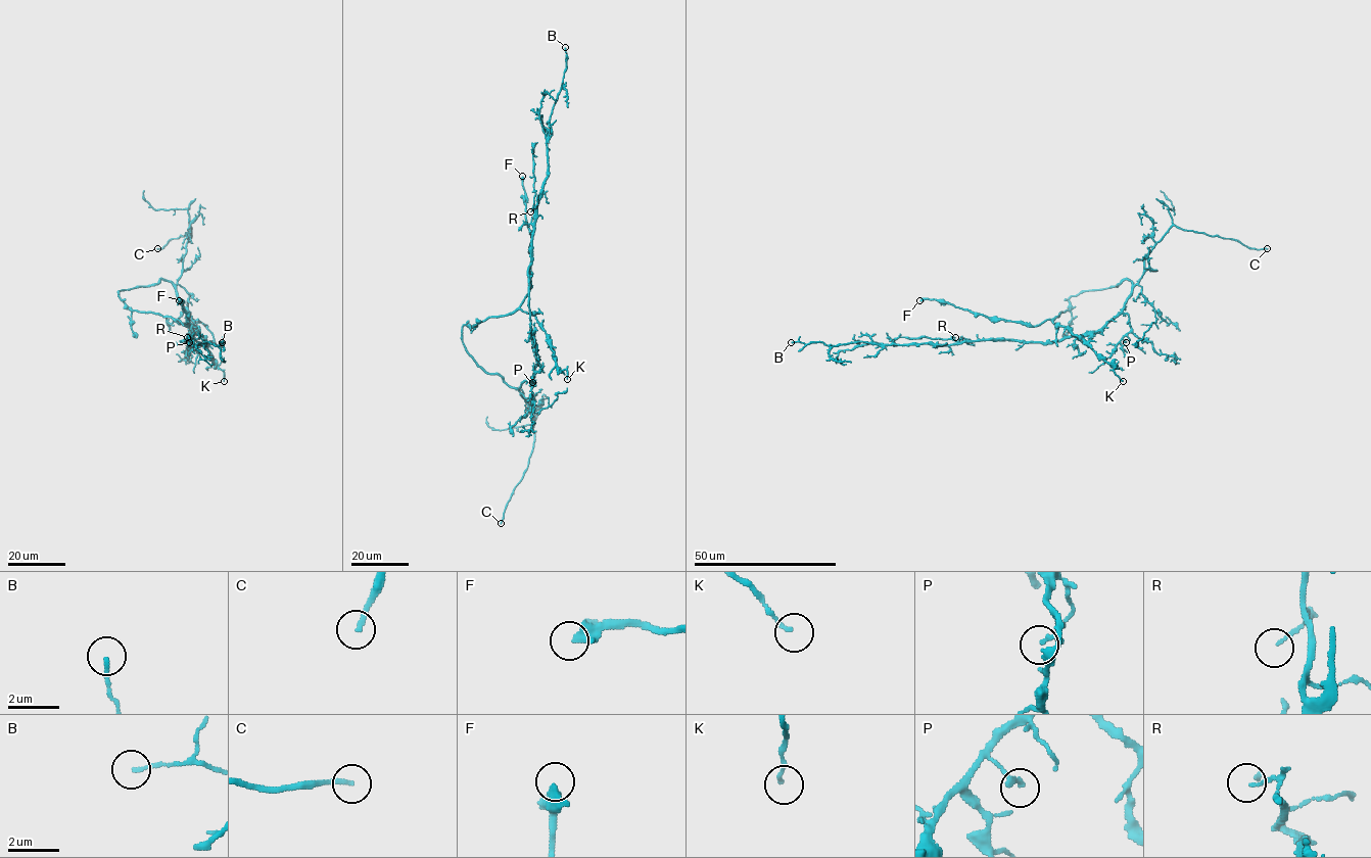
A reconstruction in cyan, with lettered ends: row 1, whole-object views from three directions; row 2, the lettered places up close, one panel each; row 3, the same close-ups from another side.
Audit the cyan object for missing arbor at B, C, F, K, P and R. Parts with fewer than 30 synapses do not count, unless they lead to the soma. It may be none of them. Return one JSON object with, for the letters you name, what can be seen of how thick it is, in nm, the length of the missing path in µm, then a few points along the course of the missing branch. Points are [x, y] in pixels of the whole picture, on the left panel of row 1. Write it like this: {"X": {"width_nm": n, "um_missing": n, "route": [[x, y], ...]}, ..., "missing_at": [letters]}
{"C": {"width_nm": 190, "um_missing": 25, "route": [[157, 248], [133, 240], [112, 261]]}, "missing_at": ["C"]}

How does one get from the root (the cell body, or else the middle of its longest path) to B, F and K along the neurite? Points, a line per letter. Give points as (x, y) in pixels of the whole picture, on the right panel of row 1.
B: (1118, 314), (1096, 331), (1044, 343), (978, 339), (943, 345), (856, 341), (828, 345), (820, 341), (791, 342)
F: (1118, 314), (1131, 292), (1126, 279), (1072, 295), (1068, 310), (1037, 326), (989, 319), (934, 299), (919, 300)
K: (1118, 314), (1131, 292), (1126, 279), (1072, 295), (1070, 307), (1053, 322), (1112, 363), (1123, 381)

